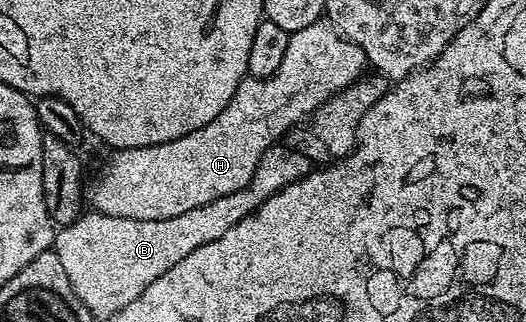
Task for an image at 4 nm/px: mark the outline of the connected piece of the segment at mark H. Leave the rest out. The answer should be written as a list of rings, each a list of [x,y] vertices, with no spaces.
[[[322,16],[307,28],[291,34],[289,48],[285,48],[285,60],[281,60],[281,68],[277,68],[273,76],[243,78],[221,116],[213,116],[205,128],[197,128],[197,132],[189,132],[165,144],[115,150],[95,182],[94,209],[101,214],[129,220],[169,220],[181,216],[181,212],[190,212],[192,208],[201,208],[221,196],[229,196],[229,192],[237,192],[237,188],[245,188],[257,172],[261,156],[278,143],[275,142],[278,138],[280,141],[290,130],[306,123],[319,106],[362,79],[363,69],[368,69],[368,66],[363,49],[345,38],[330,20]]]

